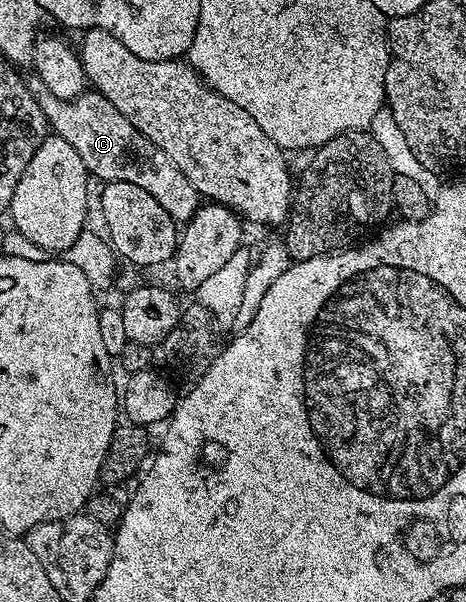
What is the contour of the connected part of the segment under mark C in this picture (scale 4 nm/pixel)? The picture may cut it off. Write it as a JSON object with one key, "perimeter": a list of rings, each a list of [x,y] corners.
{"perimeter":[[[33,76],[27,85],[32,94],[37,95],[37,103],[43,112],[48,129],[58,134],[75,152],[79,152],[79,160],[89,170],[94,179],[101,178],[102,183],[126,182],[136,184],[145,189],[149,195],[159,200],[163,212],[171,216],[174,222],[184,224],[195,216],[199,205],[199,195],[191,180],[175,168],[175,164],[156,146],[151,139],[143,136],[111,100],[107,100],[96,92],[86,92],[77,98],[56,98],[43,84],[43,80]]]}

